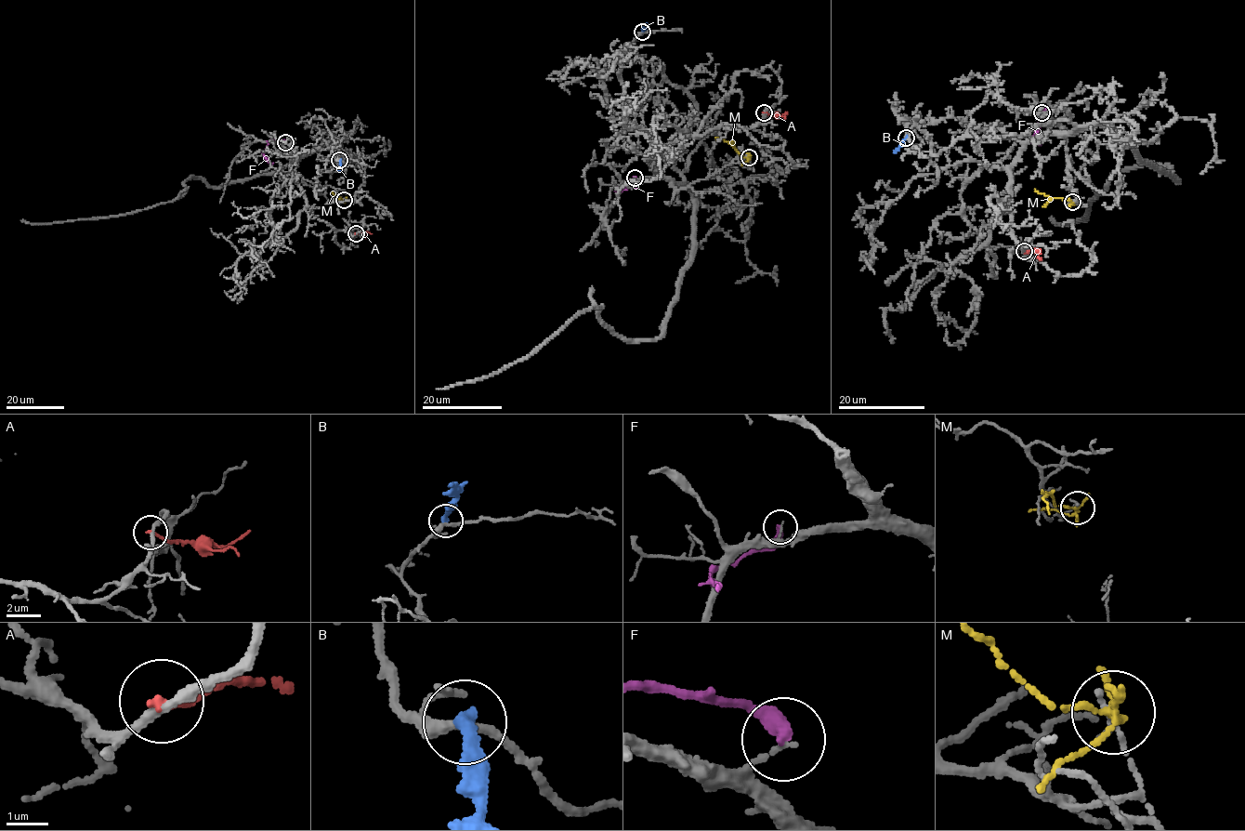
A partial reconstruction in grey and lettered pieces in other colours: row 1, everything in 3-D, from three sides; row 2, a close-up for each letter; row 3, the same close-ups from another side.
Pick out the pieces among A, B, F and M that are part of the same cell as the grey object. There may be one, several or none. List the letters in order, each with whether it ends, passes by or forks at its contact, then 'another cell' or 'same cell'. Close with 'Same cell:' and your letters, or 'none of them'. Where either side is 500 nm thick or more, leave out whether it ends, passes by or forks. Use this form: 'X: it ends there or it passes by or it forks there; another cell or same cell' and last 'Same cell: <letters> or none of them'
A: it ends there; another cell
B: it ends there; another cell
F: it ends there; another cell
M: it forks there; another cell
Same cell: none of them

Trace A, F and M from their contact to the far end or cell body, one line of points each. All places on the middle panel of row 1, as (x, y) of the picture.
A: (764, 112), (783, 115), (788, 112)
F: (635, 177), (631, 183), (619, 186), (618, 191), (637, 185)
M: (749, 158), (714, 137)

